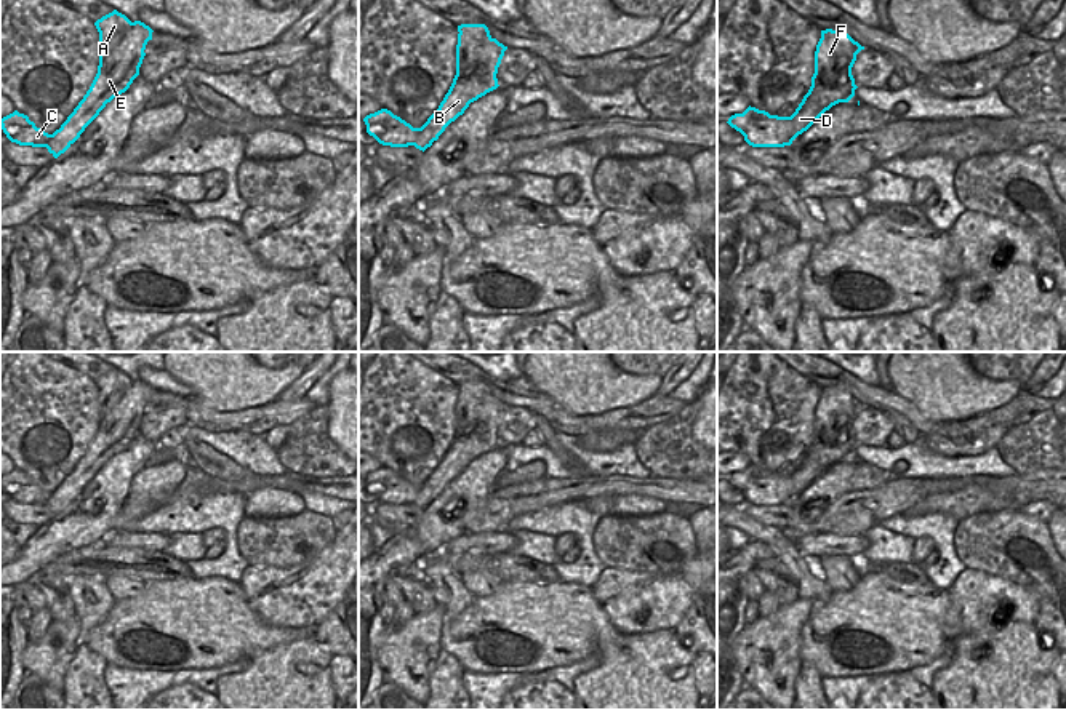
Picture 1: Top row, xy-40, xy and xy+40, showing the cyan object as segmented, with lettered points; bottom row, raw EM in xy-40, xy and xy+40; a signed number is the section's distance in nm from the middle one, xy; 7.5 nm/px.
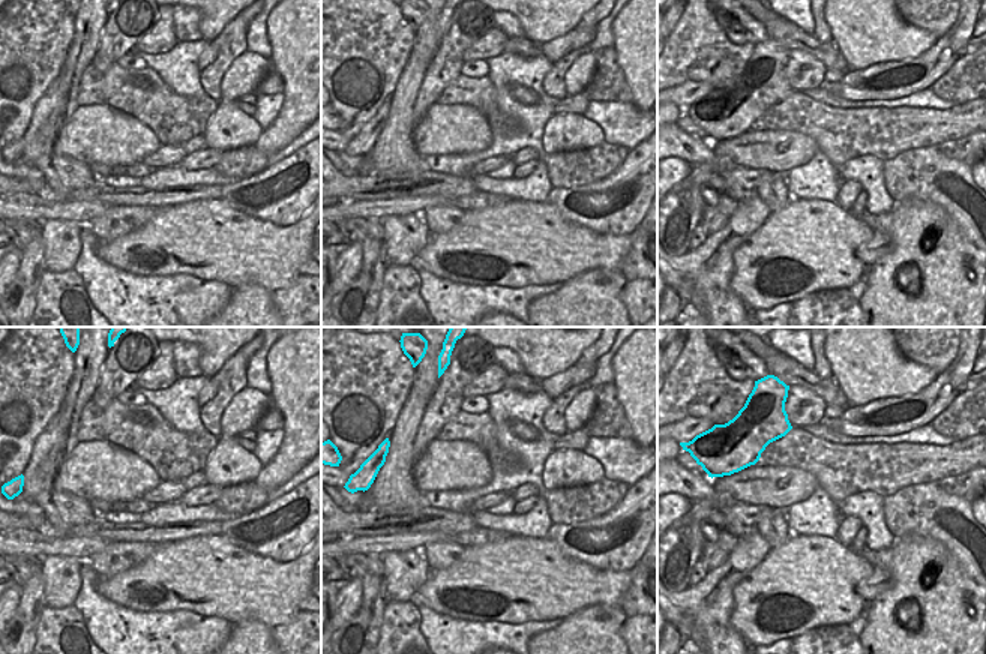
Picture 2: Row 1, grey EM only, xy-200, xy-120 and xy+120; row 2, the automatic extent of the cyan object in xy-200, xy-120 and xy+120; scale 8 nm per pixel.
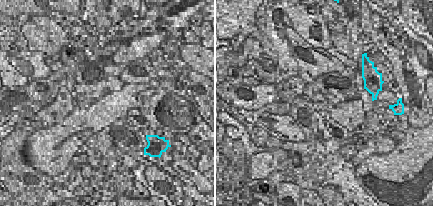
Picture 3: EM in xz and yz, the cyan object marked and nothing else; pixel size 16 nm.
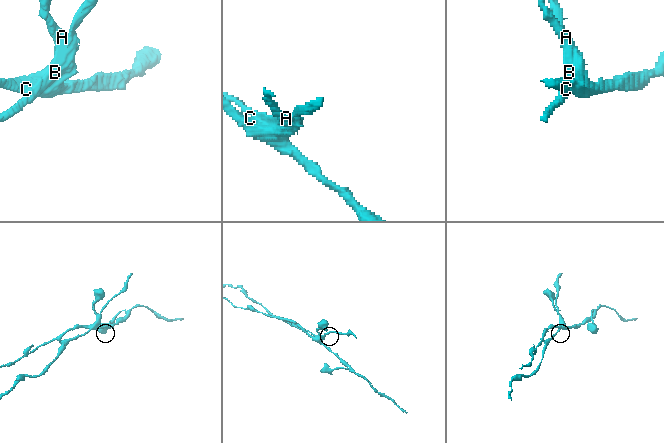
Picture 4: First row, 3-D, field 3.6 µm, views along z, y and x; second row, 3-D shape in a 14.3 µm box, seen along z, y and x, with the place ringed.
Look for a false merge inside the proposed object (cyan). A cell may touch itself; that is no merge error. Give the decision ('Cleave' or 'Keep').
Cleave

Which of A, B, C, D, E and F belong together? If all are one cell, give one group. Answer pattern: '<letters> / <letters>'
A C F / B D E

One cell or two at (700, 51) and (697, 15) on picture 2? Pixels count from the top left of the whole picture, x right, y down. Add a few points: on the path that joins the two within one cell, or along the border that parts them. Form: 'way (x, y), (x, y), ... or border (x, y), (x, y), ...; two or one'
way (697, 42), (697, 24); one

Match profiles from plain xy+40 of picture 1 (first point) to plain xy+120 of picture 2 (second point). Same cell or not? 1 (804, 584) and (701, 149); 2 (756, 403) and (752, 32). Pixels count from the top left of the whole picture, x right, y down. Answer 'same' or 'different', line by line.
1: same
2: different

